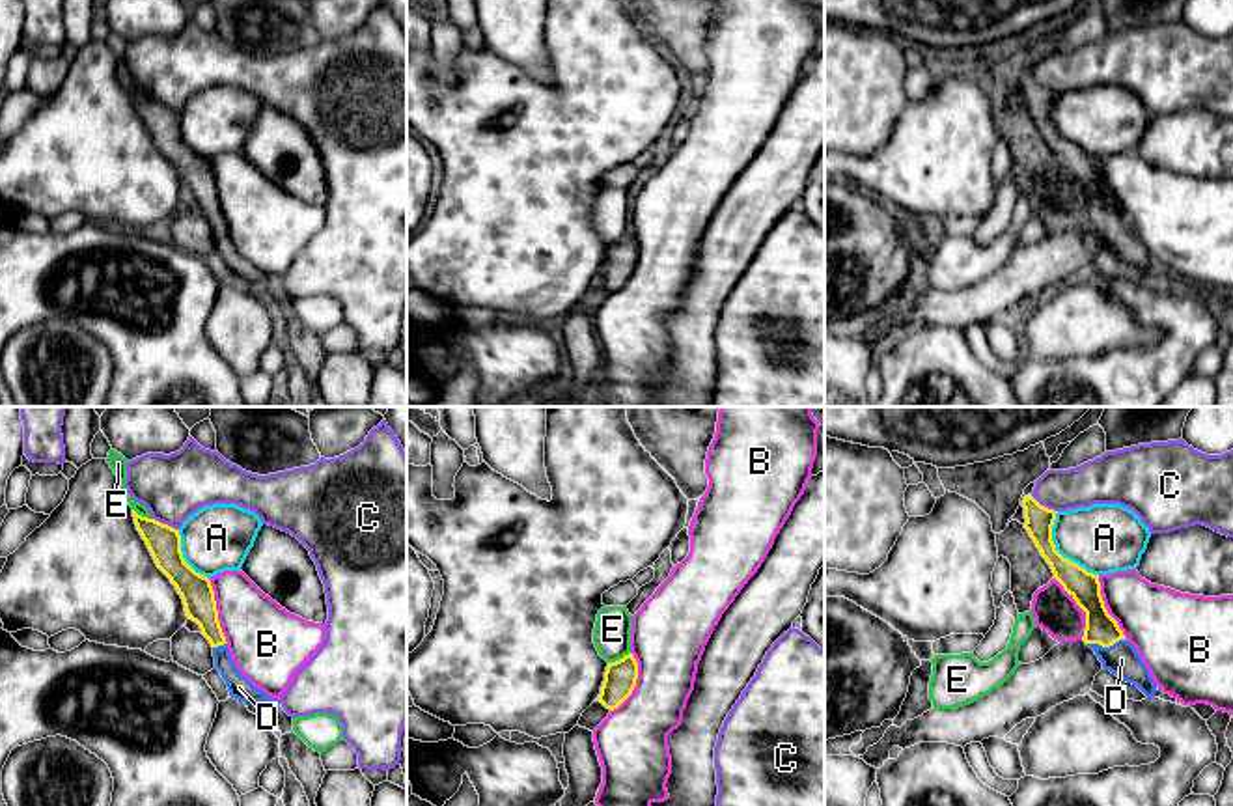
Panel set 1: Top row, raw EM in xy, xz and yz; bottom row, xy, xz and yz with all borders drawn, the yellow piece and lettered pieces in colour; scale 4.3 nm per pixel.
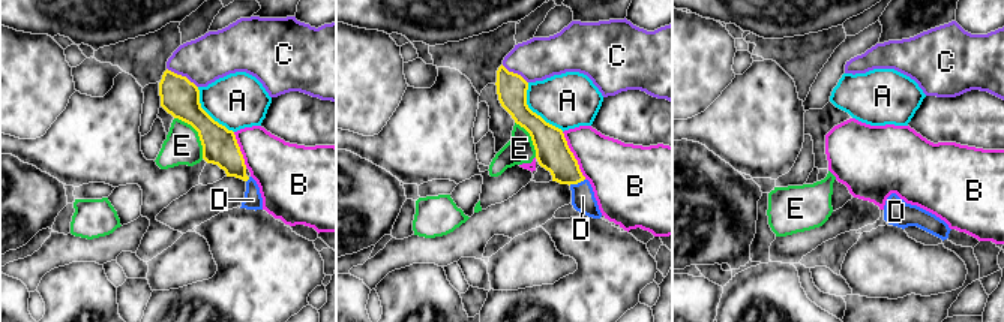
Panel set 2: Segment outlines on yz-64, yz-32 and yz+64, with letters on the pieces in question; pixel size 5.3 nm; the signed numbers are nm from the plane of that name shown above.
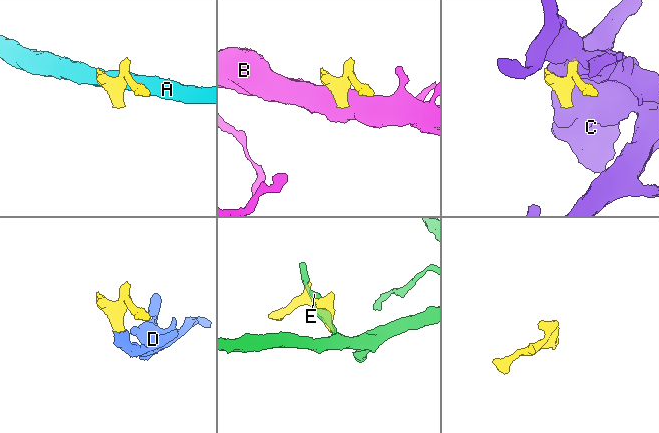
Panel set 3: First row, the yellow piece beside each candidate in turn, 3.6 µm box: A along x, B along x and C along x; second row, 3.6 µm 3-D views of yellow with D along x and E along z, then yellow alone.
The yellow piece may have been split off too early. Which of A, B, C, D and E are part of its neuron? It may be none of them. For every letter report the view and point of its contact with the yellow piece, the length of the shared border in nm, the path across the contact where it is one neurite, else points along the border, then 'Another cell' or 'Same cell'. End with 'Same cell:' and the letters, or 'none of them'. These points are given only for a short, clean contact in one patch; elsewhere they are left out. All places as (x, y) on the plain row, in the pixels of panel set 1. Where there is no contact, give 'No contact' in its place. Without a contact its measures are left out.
A: Touches yellow at yz (1056, 133). Shared border 340 nm. Another cell
B: Touches yellow at xy (217, 193). Shared border 300 nm. Another cell
C: Touches yellow at xy (165, 107). Shared border 130 nm. Another cell
D: Touches yellow at yz (1107, 228). Shared border 170 nm. Path across: yz (1101, 209), (1107, 228), (1122, 241). Same cell
E: Touches yellow at xz (620, 241). Shared border 110 nm. Another cell
Same cell: D

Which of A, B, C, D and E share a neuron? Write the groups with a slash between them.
A / B / C / D / E

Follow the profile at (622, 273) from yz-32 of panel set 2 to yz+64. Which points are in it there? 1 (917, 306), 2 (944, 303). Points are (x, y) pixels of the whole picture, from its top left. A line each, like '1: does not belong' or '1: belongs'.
1: belongs
2: belongs

